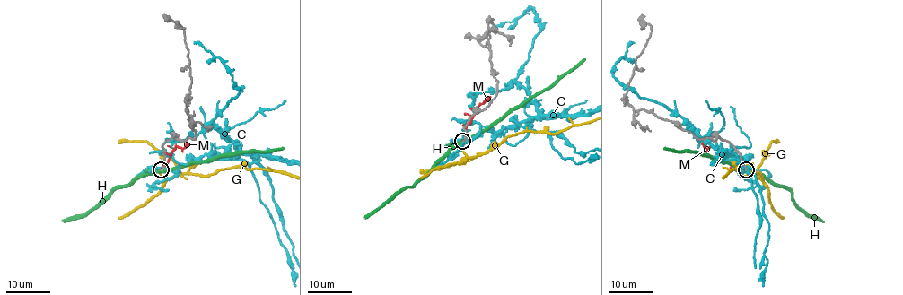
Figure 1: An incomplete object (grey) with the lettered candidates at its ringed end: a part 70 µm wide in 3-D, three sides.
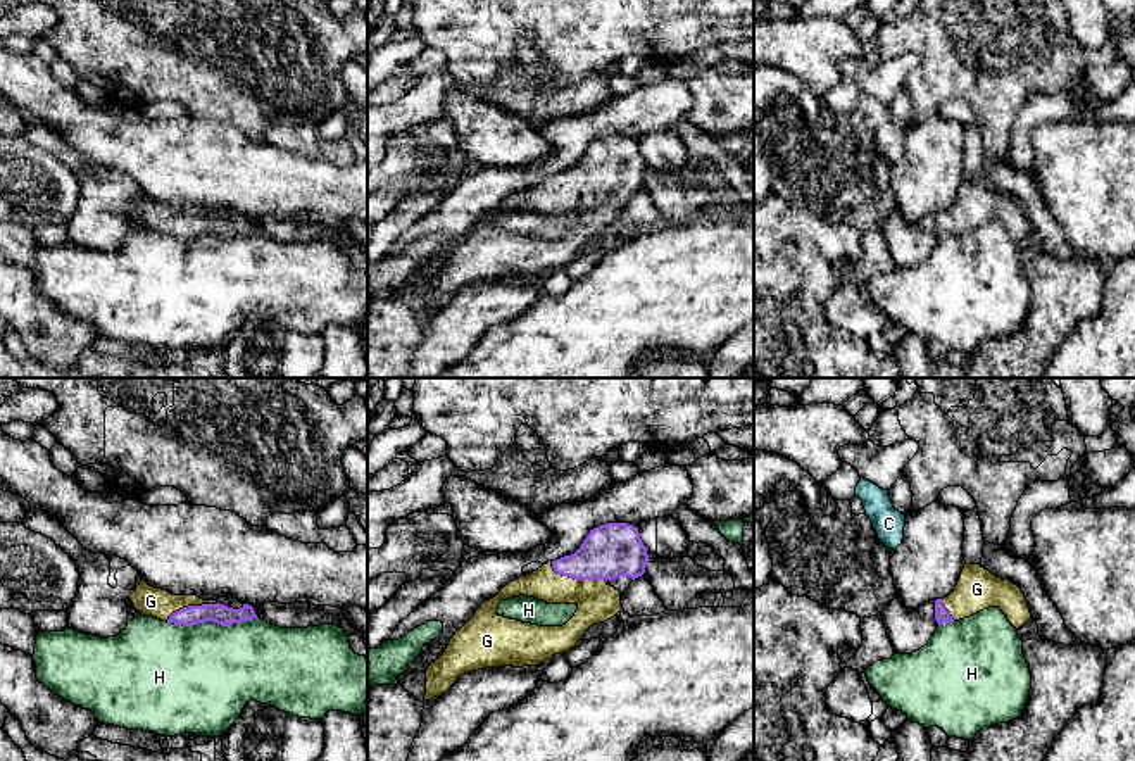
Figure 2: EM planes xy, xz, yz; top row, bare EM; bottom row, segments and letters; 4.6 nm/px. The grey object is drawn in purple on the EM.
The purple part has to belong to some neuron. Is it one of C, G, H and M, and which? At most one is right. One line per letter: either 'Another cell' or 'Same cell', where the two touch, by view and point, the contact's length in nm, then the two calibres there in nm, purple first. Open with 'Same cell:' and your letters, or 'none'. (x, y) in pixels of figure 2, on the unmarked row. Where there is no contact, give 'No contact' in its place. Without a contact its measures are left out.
Same cell: G
C: Another cell. No contact
G: Same cell. Touches purple at xz (576, 192). Shared border 280 nm. Thickness 260 nm (purple) against 190 nm
H: Another cell. Touches purple at xy (211, 233). Shared border 420 nm. Thickness 90 nm (purple) against 460 nm
M: Another cell. No contact

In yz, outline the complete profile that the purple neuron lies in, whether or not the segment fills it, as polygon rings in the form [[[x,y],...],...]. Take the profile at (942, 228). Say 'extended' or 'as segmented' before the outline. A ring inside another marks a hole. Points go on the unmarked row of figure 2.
extended | [[[964,178],[954,205],[935,214],[935,233],[938,238],[954,236],[988,221],[999,221],[1016,243],[1032,233],[1026,211],[1018,198],[980,178]]]

